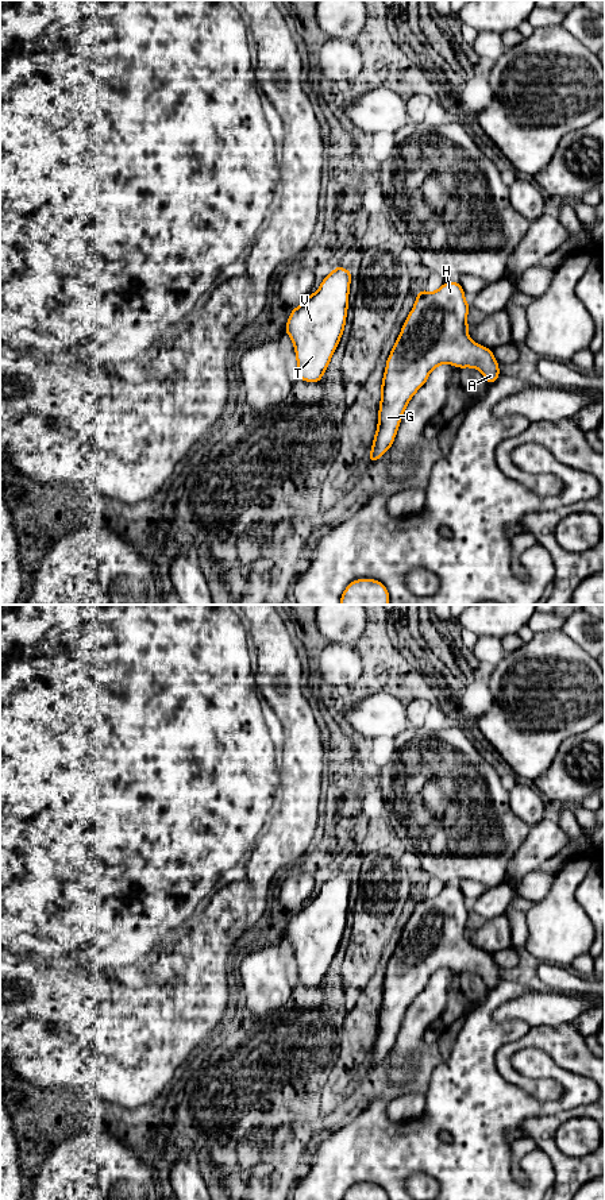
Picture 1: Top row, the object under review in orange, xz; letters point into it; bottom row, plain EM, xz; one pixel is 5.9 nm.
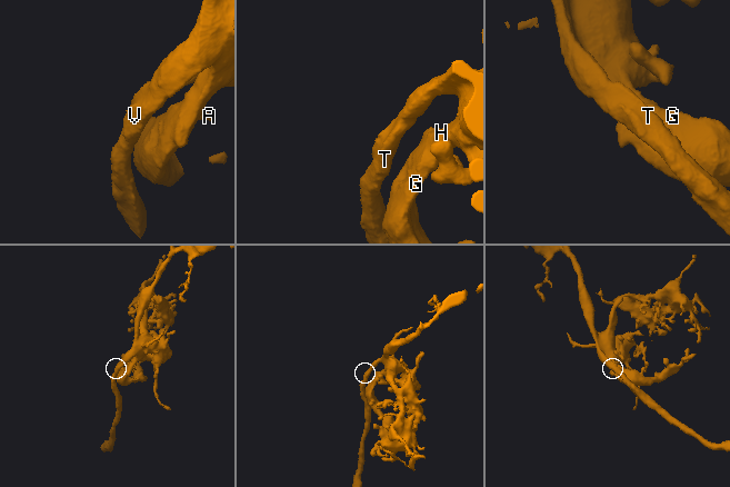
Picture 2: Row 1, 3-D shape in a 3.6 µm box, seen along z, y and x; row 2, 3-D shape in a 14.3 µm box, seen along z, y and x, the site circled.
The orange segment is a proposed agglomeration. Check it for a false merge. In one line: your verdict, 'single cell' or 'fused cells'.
single cell

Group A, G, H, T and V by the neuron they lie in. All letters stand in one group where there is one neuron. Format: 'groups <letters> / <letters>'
groups A G H T V

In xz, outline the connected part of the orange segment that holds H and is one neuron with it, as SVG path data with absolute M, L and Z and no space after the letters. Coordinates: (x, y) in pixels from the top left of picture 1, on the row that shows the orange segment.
M444 282L436 292L421 289L417 293L386 360L378 427L369 462L378 460L392 447L409 400L439 364L477 369L489 385L500 377L492 350L469 336L469 308L459 282Z

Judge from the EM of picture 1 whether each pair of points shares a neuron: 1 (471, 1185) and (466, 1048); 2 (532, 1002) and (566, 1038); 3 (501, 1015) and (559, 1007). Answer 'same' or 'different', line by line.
1: same
2: different
3: same

